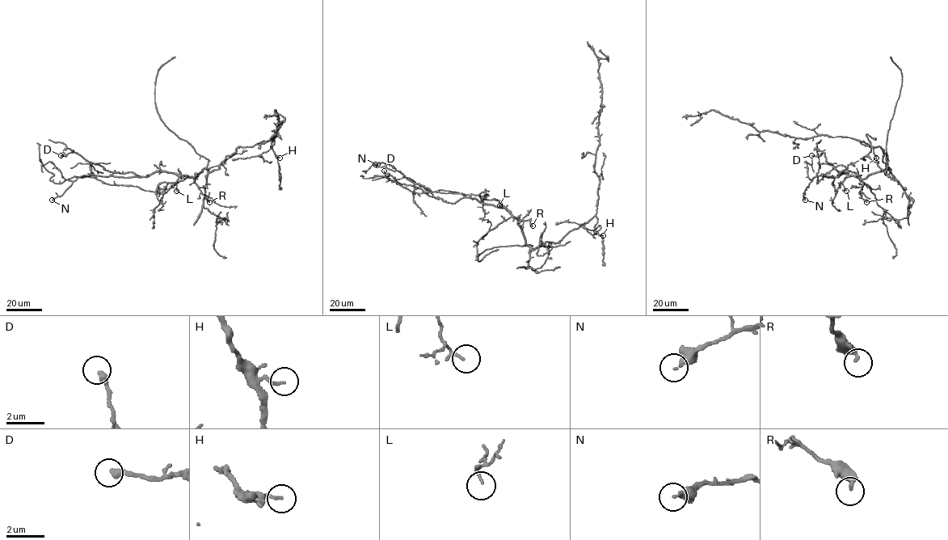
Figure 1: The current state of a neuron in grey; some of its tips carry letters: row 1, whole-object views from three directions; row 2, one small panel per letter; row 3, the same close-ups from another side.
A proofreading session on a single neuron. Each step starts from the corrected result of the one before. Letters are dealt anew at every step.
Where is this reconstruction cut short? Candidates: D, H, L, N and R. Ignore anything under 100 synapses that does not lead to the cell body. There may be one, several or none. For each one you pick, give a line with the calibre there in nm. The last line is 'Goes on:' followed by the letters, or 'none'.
Goes on: none

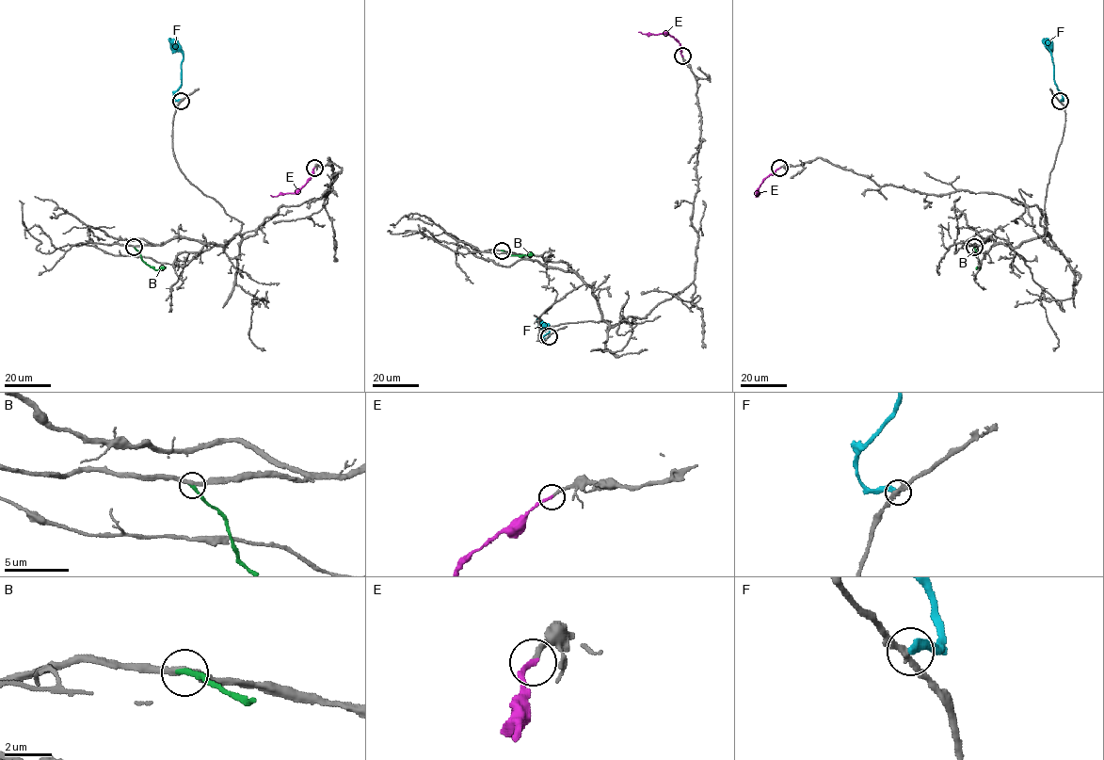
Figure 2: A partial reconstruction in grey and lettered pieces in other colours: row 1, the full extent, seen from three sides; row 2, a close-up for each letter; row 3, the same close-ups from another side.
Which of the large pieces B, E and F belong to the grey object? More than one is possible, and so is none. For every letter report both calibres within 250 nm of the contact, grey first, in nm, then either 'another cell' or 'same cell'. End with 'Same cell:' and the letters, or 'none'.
B: calibres 280 and 280 nm; another cell
E: calibres 220 and 240 nm; same cell
F: calibres 280 and 280 nm; another cell
Same cell: E

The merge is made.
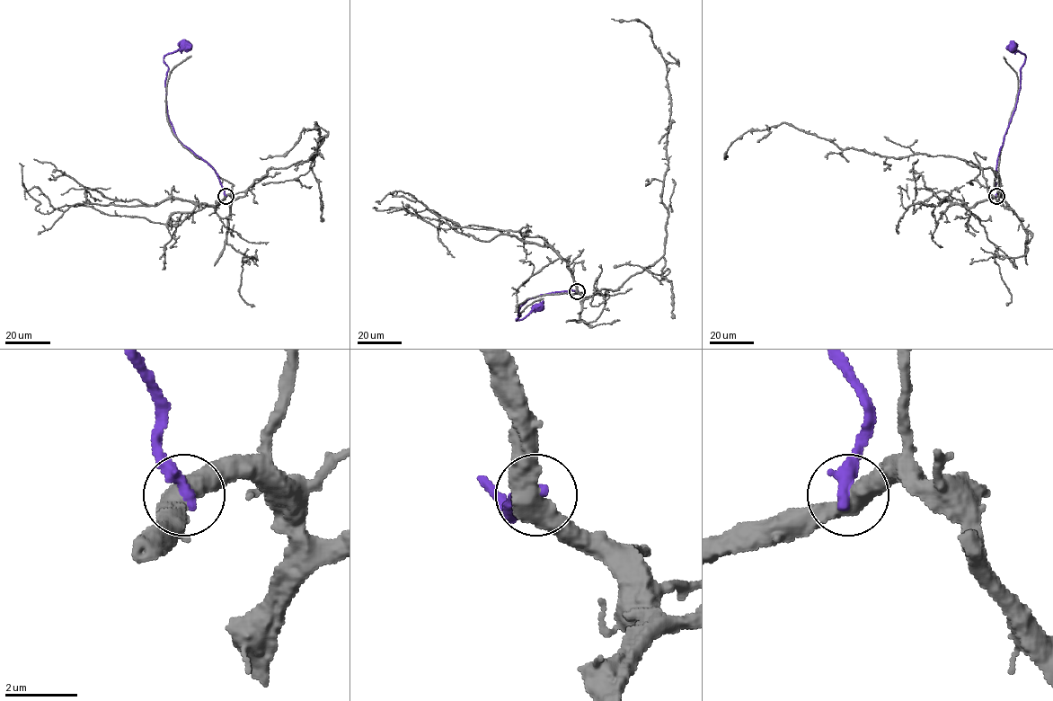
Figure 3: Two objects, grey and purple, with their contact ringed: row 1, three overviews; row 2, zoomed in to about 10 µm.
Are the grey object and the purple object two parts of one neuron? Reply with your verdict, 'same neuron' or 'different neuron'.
different neuron

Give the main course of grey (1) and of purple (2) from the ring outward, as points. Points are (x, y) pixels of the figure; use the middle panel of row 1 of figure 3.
1: (578, 291), (617, 290), (664, 252), (667, 64), (647, 26), (611, 19)
2: (578, 291), (549, 293), (531, 297), (519, 307), (517, 315), (520, 315), (516, 320), (525, 318), (537, 307)

